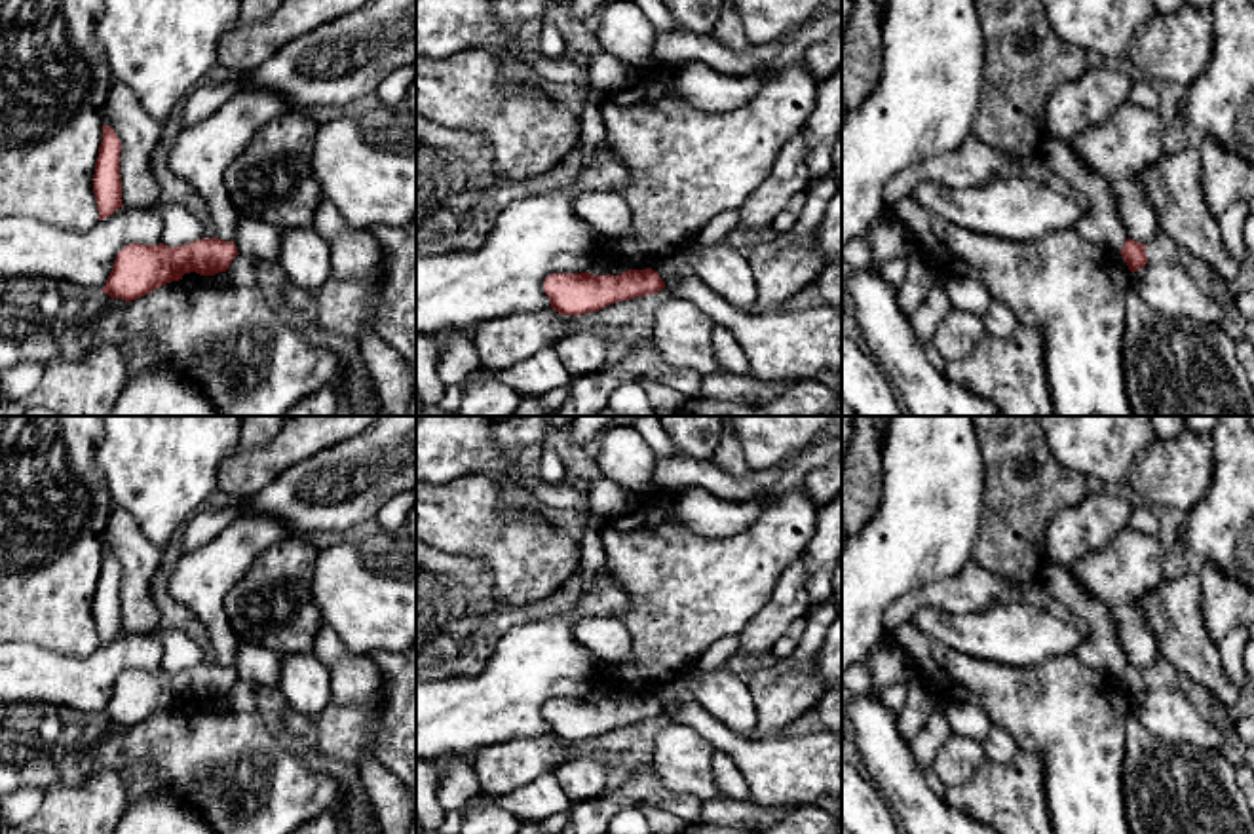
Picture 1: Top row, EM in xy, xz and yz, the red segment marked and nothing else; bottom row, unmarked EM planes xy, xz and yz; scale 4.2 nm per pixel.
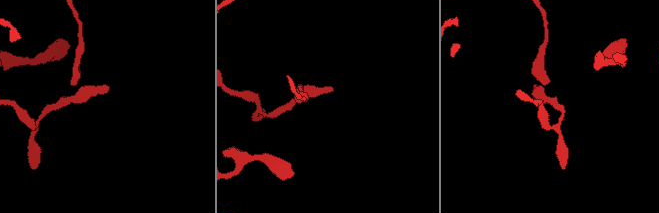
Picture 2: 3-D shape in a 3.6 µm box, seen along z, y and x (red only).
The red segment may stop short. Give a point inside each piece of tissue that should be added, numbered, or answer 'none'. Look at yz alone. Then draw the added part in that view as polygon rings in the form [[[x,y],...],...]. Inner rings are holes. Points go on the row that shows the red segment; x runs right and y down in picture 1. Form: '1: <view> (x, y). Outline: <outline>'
none

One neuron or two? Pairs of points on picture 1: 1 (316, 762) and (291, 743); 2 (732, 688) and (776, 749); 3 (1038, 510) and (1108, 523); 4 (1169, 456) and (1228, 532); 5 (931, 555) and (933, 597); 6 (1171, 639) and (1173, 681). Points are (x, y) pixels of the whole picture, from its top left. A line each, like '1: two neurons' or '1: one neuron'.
1: one neuron
2: two neurons
3: two neurons
4: two neurons
5: two neurons
6: two neurons

